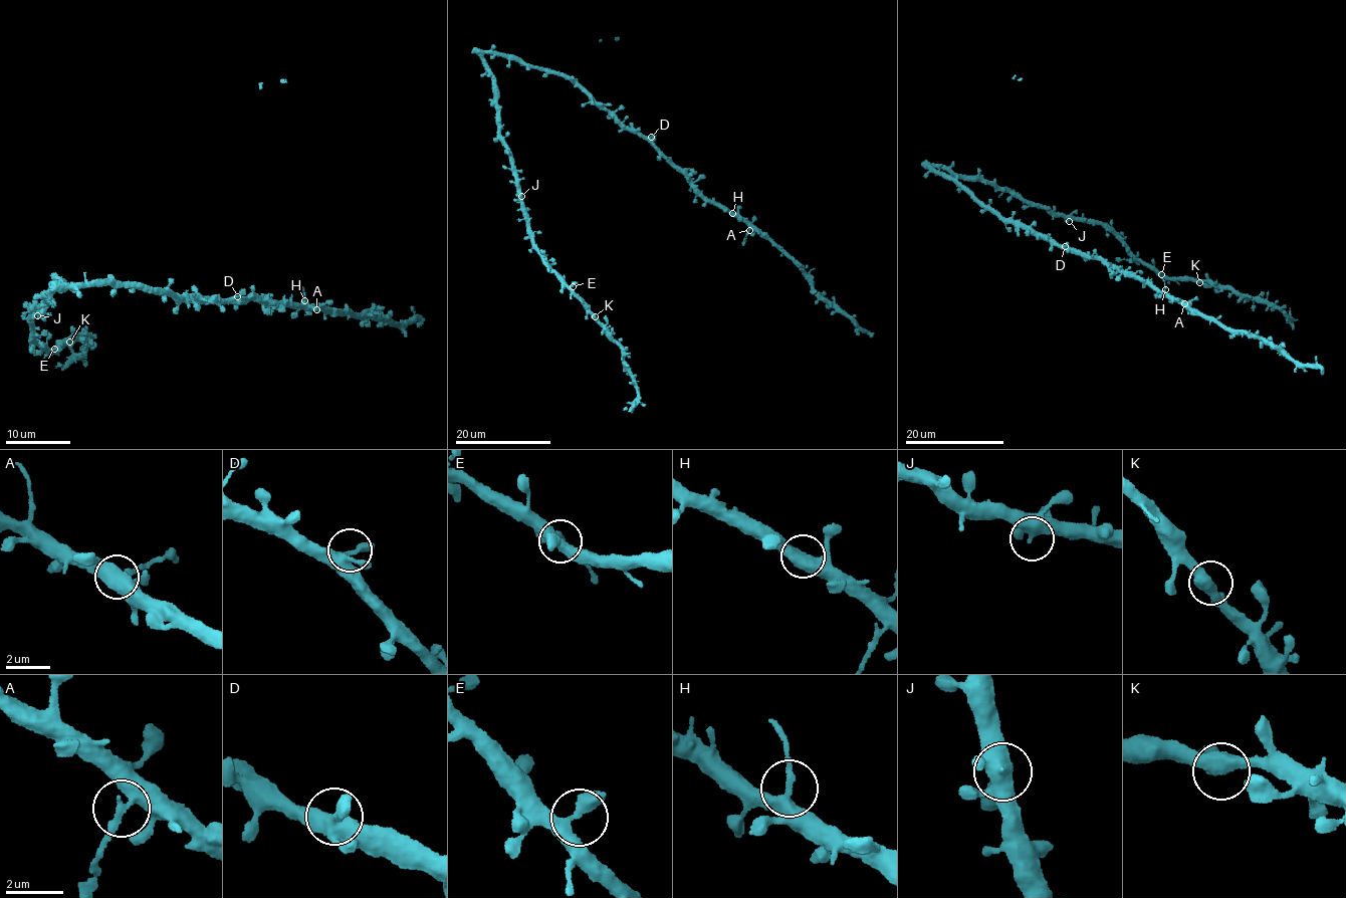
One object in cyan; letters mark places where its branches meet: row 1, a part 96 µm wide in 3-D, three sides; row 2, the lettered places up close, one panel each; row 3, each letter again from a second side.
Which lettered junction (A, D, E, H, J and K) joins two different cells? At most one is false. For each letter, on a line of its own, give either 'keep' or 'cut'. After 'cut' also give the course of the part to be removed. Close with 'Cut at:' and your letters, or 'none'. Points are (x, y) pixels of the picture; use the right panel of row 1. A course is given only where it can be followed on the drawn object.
A: cut; foreign part runs (1184, 303), (1197, 299)
D: keep
E: keep
H: keep
J: keep
K: keep
Cut at: A

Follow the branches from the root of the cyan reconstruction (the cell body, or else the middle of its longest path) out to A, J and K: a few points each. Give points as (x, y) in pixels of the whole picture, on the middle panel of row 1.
A: (518, 58), (526, 64), (566, 74), (626, 127), (634, 128), (705, 197), (732, 211), (749, 230)
J: (518, 58), (485, 53), (482, 63), (493, 81), (500, 140), (508, 149), (521, 196)
K: (518, 58), (482, 55), (493, 81), (500, 140), (510, 155), (534, 247), (558, 279), (595, 316)

